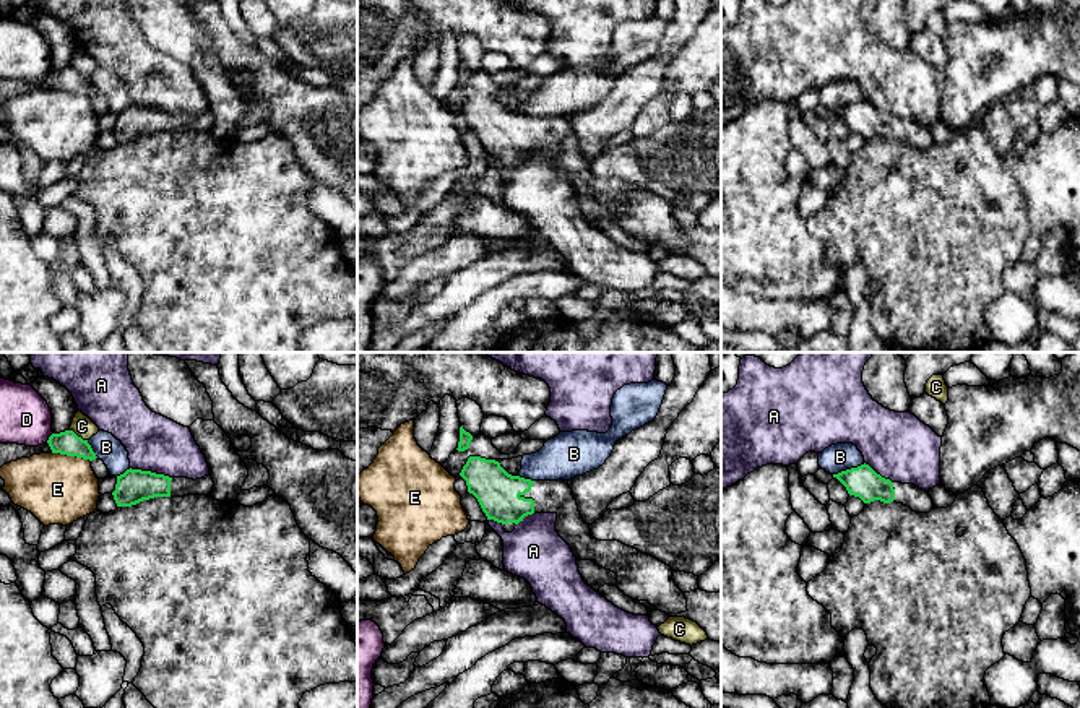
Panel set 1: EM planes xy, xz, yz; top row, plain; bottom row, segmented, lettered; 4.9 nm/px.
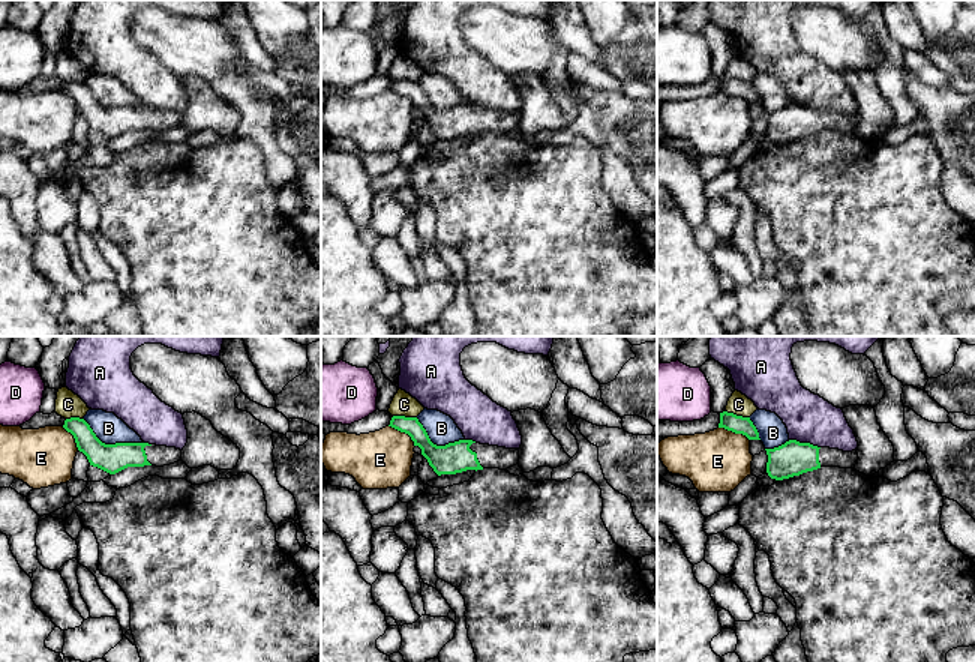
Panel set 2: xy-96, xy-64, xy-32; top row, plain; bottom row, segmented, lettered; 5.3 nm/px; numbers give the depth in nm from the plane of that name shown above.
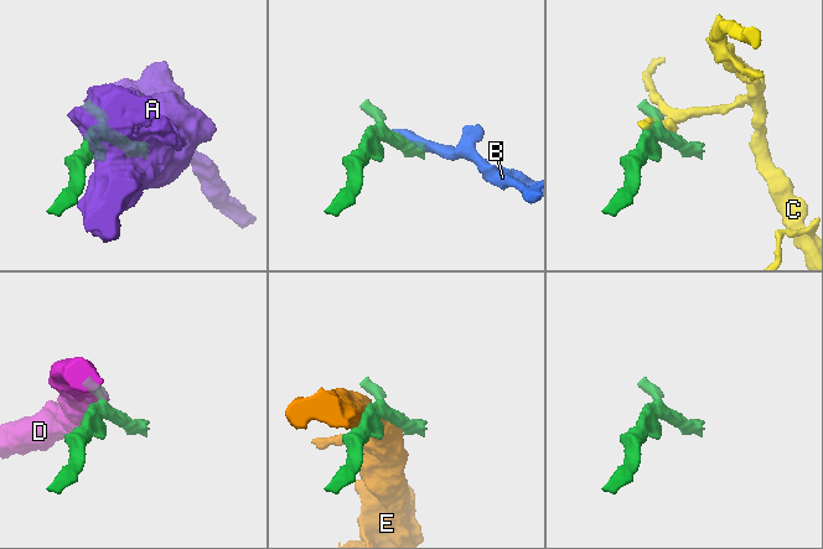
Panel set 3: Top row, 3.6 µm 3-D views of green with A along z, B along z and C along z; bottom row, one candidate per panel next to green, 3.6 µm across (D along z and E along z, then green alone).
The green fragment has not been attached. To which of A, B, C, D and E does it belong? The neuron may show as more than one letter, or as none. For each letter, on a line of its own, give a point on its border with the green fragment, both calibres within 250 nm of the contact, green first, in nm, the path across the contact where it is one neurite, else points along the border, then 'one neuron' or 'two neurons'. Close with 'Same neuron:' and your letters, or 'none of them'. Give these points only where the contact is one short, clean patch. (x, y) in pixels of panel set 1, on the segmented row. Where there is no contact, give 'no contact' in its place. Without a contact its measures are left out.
A: xy (150, 471) | 170/280 nm | two neurons
B: yz (848, 470) | 160/140 nm | two neurons
C: xy (77, 436) | 120/100 nm | two neurons
D: xy (49, 437) | 120/260 nm | two neurons
E: xy (72, 455) | 120/340 nm | two neurons
Same neuron: none of them

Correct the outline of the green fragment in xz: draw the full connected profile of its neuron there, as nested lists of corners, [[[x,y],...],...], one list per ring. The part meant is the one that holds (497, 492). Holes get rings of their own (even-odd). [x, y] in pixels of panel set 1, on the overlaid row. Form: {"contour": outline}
{"contour": [[[469,456],[460,476],[466,481],[487,520],[512,533],[525,516],[555,513],[555,531],[577,560],[591,560],[617,575],[617,588],[629,598],[648,601],[676,617],[687,599],[672,580],[669,565],[619,541],[598,541],[578,512],[568,481],[531,481],[508,474],[499,461]]]}

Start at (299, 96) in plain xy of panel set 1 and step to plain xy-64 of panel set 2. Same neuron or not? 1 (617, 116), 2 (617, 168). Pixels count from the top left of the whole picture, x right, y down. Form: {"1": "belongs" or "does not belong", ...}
{"1": "belongs", "2": "does not belong"}

